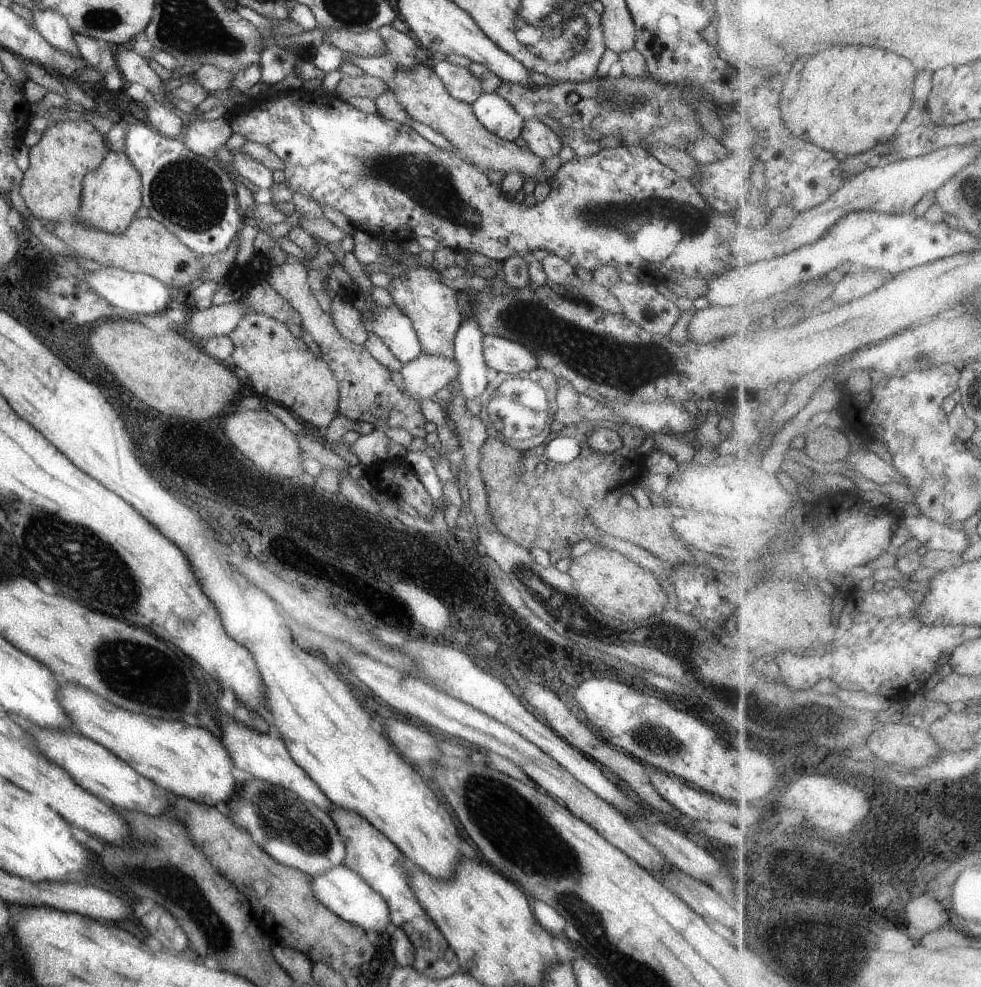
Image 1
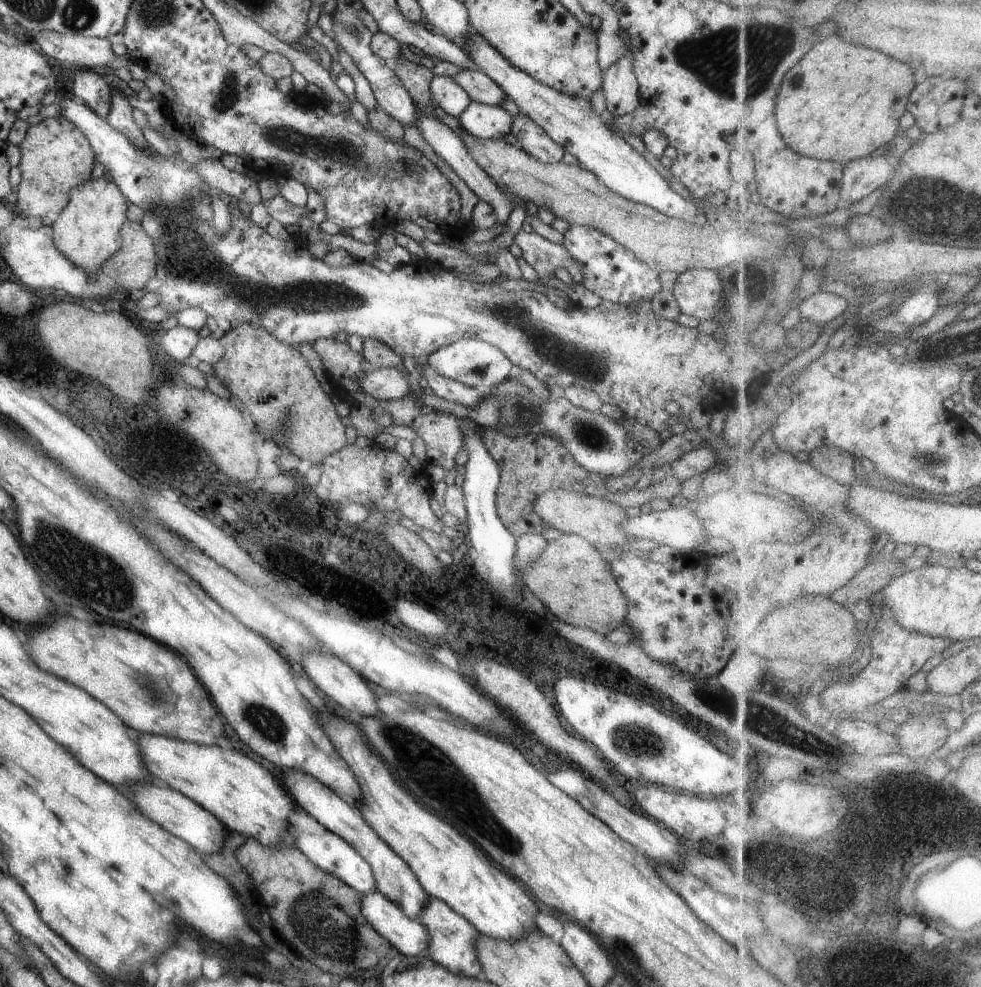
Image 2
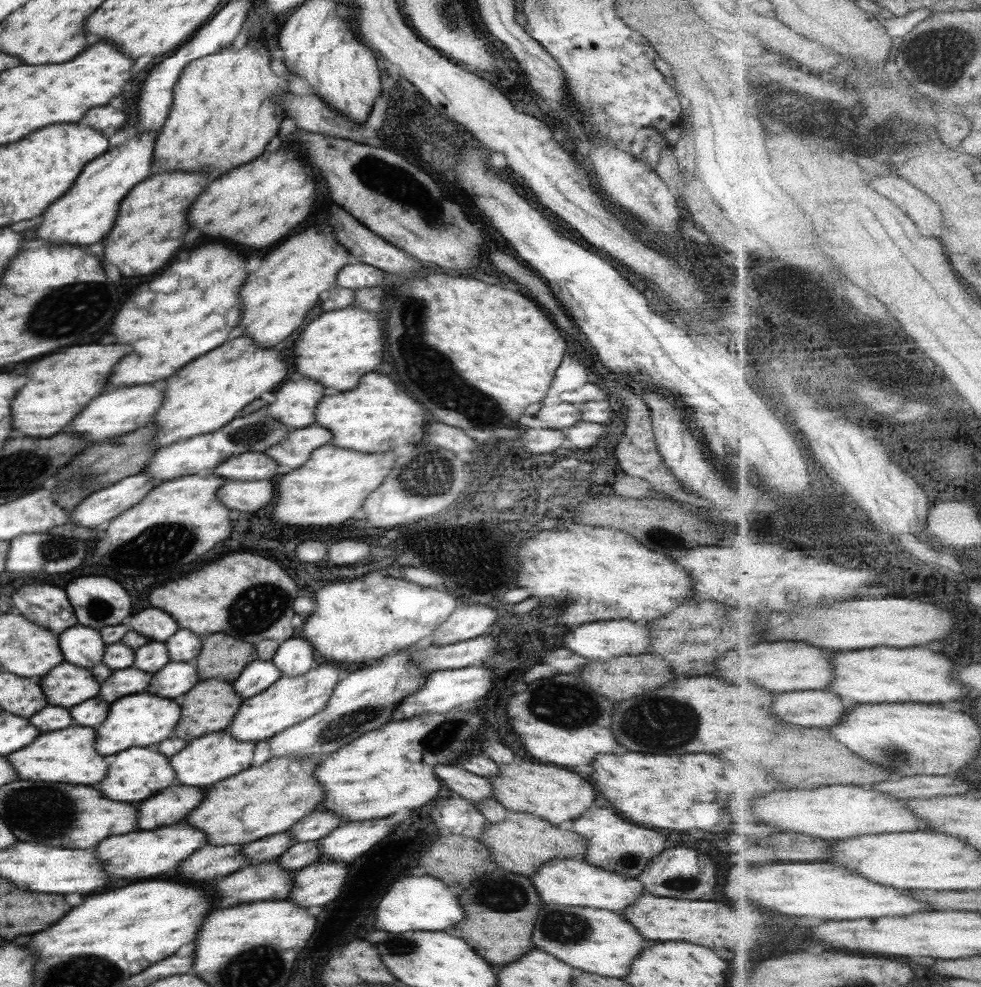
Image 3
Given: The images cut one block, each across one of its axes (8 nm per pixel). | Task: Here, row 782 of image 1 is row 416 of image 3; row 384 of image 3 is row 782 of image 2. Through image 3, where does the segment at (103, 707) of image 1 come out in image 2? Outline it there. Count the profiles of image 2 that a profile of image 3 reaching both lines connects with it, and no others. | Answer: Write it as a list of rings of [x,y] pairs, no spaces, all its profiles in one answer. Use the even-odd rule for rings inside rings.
[[[140,734],[140,736],[138,736],[137,745],[140,748],[139,753],[141,754],[145,768],[148,770],[149,774],[152,775],[153,779],[156,778],[157,782],[158,780],[164,780],[164,782],[162,782],[163,784],[169,785],[171,789],[179,791],[190,798],[190,800],[197,802],[202,808],[210,811],[218,818],[218,820],[220,820],[228,832],[234,830],[234,832],[241,834],[243,839],[252,837],[266,846],[276,846],[282,841],[285,843],[290,842],[289,831],[287,828],[289,825],[289,816],[293,813],[292,798],[290,798],[288,792],[282,788],[282,784],[280,784],[266,768],[262,768],[258,762],[246,758],[246,756],[240,754],[240,752],[232,752],[232,750],[226,750],[226,748],[220,748],[220,746],[200,746],[200,744],[194,744],[194,742],[186,742],[186,744],[184,744],[182,740],[174,740],[174,738],[166,738],[166,736],[154,736],[154,734]]]

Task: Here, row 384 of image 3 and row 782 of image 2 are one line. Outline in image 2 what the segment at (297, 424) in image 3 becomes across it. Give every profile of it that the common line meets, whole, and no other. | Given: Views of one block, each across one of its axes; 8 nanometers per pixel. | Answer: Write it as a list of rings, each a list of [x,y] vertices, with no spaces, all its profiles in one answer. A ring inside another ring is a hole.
[[[290,770],[284,774],[284,786],[294,796],[294,800],[310,816],[322,823],[328,830],[335,832],[344,840],[347,840],[361,854],[372,867],[376,886],[386,898],[389,898],[398,908],[411,919],[418,919],[419,912],[427,901],[427,894],[420,886],[416,875],[410,867],[364,822],[360,812],[350,808],[342,798],[338,798],[332,790],[316,782],[316,778],[310,778],[308,774],[302,774],[300,770]]]

